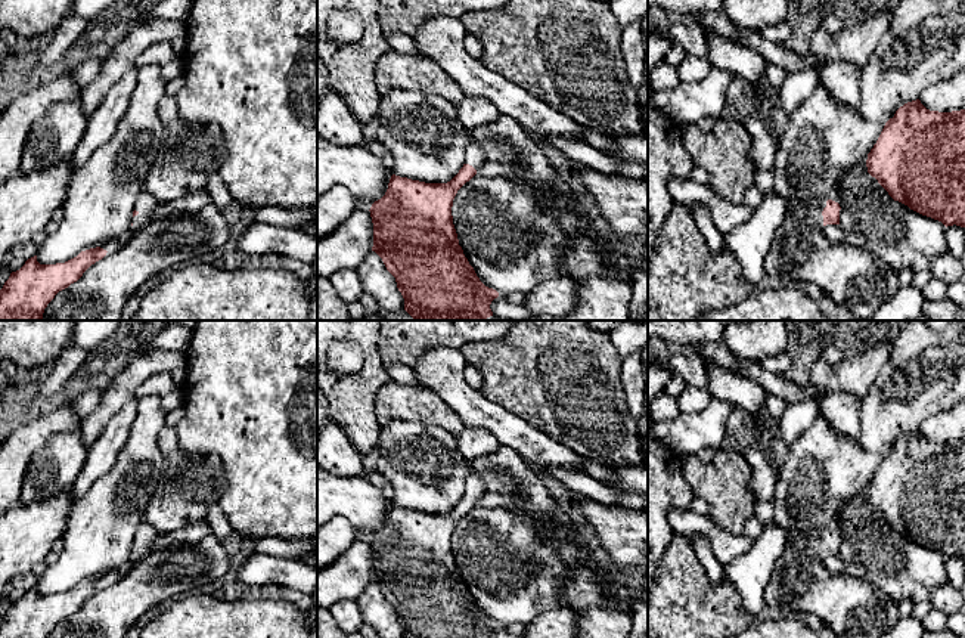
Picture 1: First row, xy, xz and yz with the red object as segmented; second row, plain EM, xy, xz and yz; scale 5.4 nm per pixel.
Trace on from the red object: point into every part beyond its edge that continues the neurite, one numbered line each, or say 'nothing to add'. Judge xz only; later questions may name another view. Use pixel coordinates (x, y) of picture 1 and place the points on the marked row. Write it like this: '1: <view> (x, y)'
1: xz (475, 157)

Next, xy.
1: xy (146, 204)

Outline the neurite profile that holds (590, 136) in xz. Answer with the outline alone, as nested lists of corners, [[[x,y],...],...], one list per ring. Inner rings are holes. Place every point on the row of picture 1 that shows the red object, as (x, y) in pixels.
[[[580,126],[580,136],[583,142],[589,143],[590,146],[599,149],[599,151],[611,151],[612,149],[612,140],[609,136],[605,136],[590,127]]]

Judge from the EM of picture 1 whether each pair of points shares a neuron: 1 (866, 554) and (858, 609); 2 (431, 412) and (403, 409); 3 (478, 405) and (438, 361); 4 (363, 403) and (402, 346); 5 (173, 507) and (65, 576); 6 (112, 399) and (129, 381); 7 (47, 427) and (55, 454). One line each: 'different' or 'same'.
1: different
2: same
3: same
4: different
5: different
6: same
7: different

